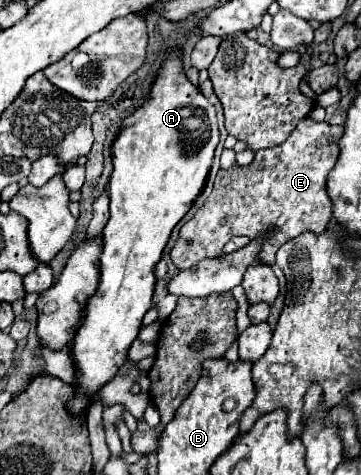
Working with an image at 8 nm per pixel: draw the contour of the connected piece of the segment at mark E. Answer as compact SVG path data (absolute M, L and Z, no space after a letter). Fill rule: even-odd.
M313 119L299 121L297 129L289 135L289 139L277 147L263 149L255 153L255 159L247 167L231 165L229 169L219 169L215 187L211 195L205 199L205 203L197 209L191 221L187 221L179 229L179 237L171 249L171 261L177 269L189 269L195 263L203 259L215 259L221 255L223 247L229 243L231 237L245 235L249 239L255 239L259 235L267 235L263 241L263 247L259 251L259 261L265 265L275 263L277 249L287 243L289 239L311 231L315 235L321 235L327 231L331 223L331 199L325 189L325 179L331 173L337 157L339 157L339 139L343 135L343 127L329 127L329 123L319 123Z

